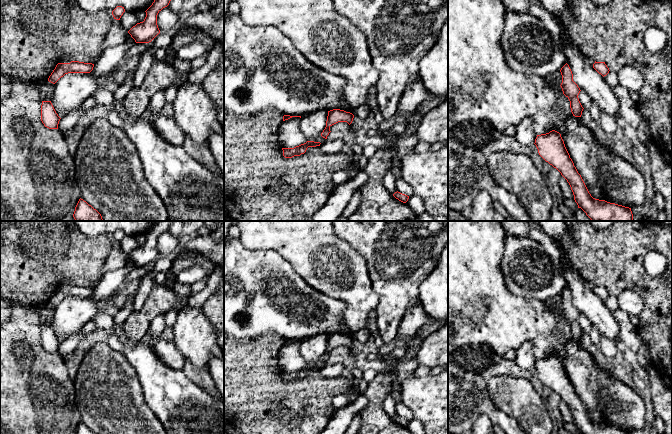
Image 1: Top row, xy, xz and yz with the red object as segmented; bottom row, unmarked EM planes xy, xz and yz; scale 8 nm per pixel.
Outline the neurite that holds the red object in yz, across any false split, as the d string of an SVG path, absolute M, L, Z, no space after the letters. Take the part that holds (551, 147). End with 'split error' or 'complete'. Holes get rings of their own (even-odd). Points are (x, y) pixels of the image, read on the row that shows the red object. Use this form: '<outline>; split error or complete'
M555 130L537 135L534 143L539 155L556 168L569 183L574 200L591 221L632 221L631 208L595 199L589 193L565 147L561 134Z; complete

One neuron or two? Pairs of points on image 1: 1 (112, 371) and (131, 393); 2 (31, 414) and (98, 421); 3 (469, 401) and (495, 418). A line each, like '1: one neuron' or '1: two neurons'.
1: one neuron
2: two neurons
3: one neuron

